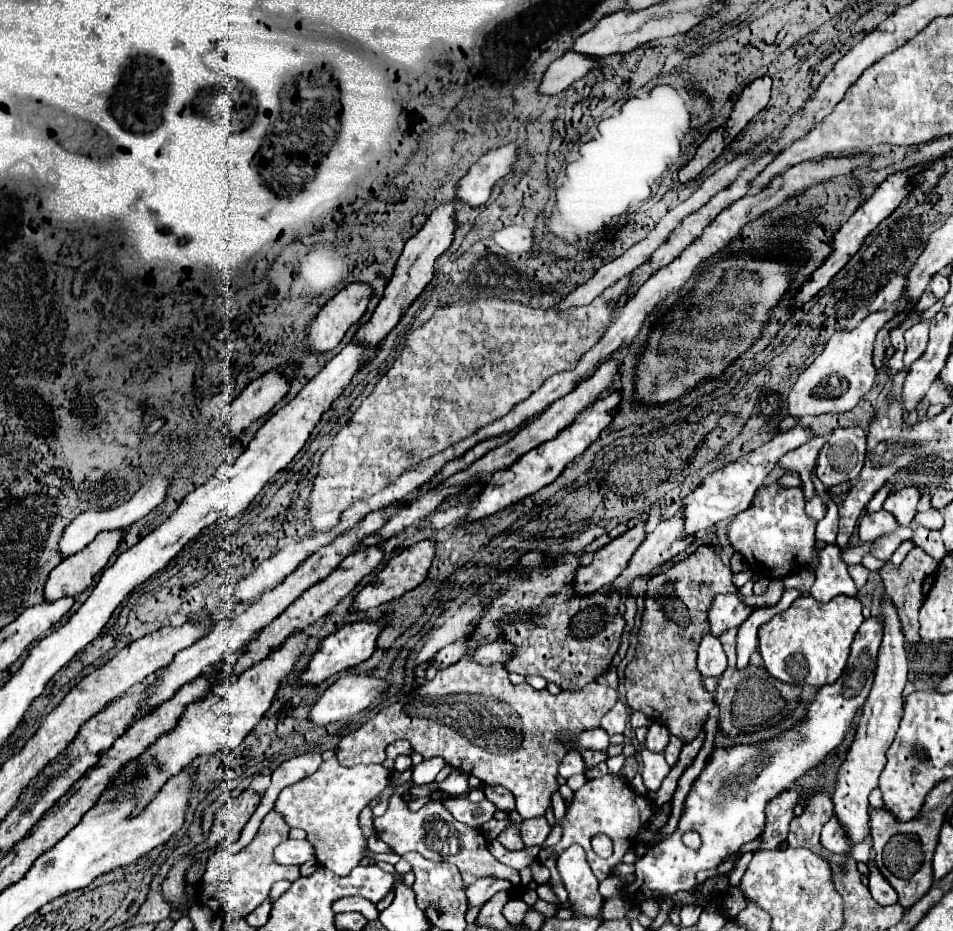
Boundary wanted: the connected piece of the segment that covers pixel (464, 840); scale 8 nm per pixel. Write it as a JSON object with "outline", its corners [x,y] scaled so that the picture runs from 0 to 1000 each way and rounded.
{"outline":[[[411,854],[405,873],[401,878],[390,878],[390,882],[392,882],[395,897],[405,908],[409,908],[418,918],[424,918],[428,914],[439,914],[441,918],[445,918],[451,925],[476,927],[483,933],[489,951],[493,951],[495,946],[504,942],[512,942],[512,940],[533,944],[537,946],[537,951],[546,948],[541,933],[525,929],[516,921],[506,893],[478,882],[462,858],[449,858],[439,871],[430,871],[428,863],[420,854]]]}

